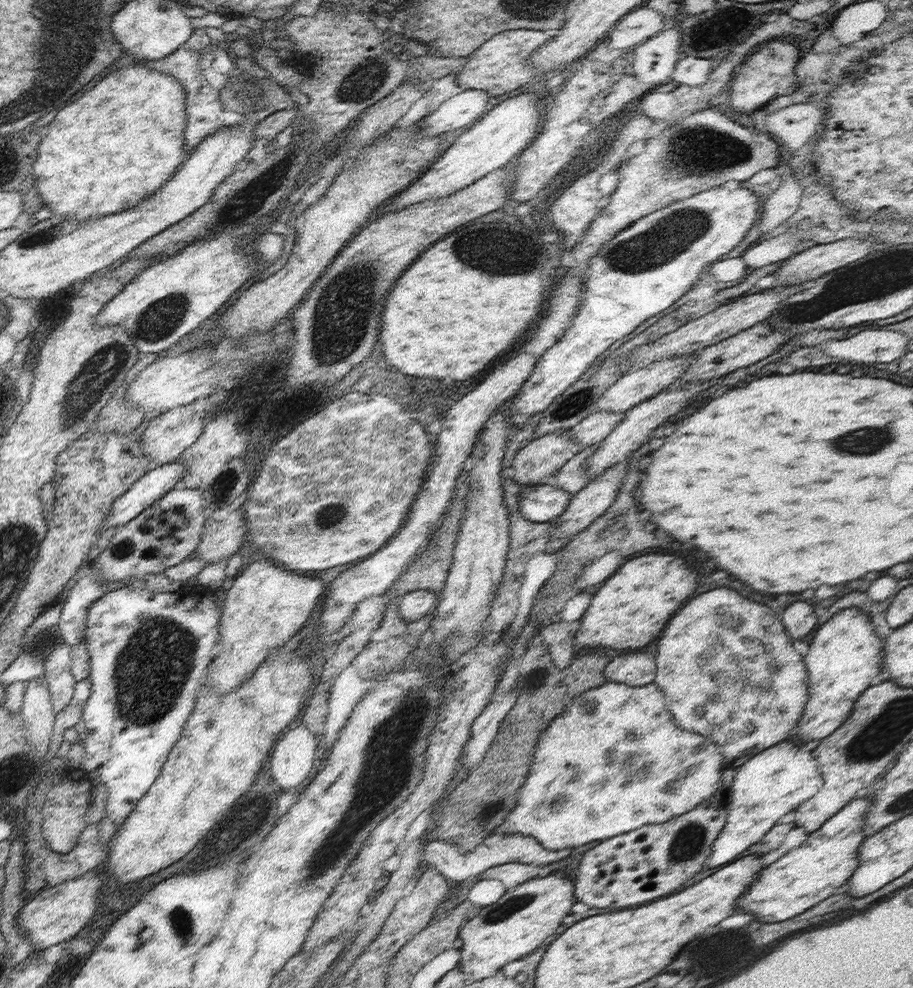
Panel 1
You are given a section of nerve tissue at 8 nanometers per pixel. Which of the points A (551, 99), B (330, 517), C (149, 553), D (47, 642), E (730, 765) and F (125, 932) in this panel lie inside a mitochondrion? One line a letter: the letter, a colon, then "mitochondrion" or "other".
A: other
B: mitochondrion
C: other
D: mitochondrion
E: other
F: other

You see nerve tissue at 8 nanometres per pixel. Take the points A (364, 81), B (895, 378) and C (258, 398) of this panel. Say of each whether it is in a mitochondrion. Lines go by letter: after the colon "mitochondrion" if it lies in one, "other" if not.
A: mitochondrion
B: other
C: other

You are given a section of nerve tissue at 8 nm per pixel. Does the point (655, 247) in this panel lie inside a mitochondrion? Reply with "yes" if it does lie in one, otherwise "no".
yes

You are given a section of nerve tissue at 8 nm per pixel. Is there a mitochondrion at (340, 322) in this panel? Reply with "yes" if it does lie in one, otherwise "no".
yes

